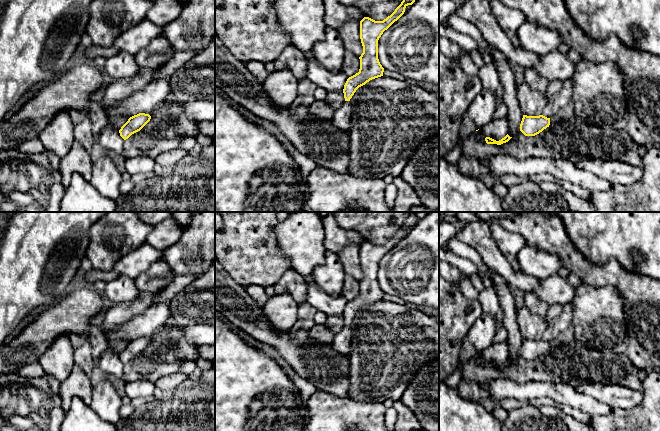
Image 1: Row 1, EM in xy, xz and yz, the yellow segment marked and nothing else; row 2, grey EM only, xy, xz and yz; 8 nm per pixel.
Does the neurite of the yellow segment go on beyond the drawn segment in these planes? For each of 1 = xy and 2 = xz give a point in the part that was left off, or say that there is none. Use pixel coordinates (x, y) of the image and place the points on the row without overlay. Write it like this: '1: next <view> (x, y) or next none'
1: next none
2: next xz (342, 341)

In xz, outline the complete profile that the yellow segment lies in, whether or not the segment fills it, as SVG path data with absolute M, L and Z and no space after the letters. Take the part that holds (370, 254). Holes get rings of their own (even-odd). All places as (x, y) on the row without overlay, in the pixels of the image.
M410 215L395 235L383 245L375 245L364 241L360 245L360 263L363 277L359 281L360 293L355 299L349 301L344 309L345 326L334 335L332 347L341 355L349 355L352 343L352 329L350 323L356 314L372 303L383 300L384 292L378 283L378 264L385 254L397 245L405 236L408 229L417 223L415 215Z

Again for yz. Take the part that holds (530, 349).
M523 339L523 342L520 348L520 355L525 360L535 360L540 356L542 356L547 351L549 351L551 347L555 347L560 343L561 342L558 339L552 341L551 343L543 339L539 339L539 340Z

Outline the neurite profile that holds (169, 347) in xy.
M173 325L170 329L160 328L149 339L151 340L150 345L140 355L124 364L124 378L126 382L148 380L155 383L160 377L178 372L182 361L196 361L200 357L197 345L190 342L183 331L179 330L176 325Z

